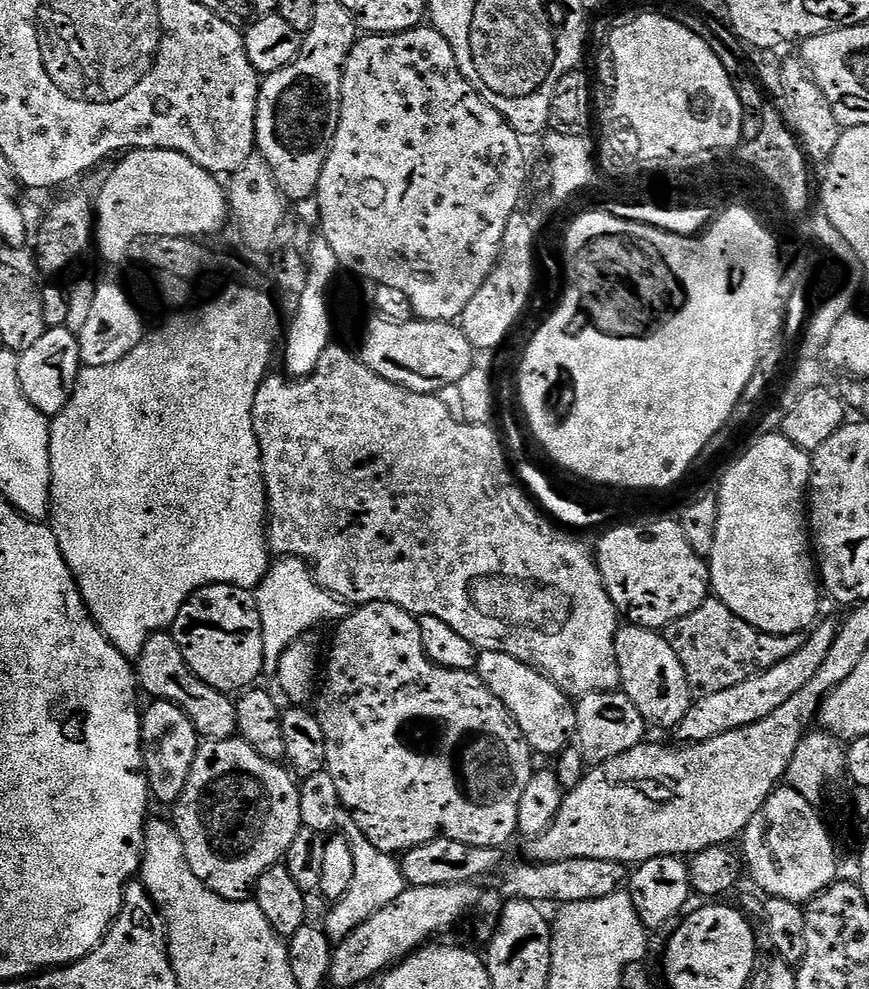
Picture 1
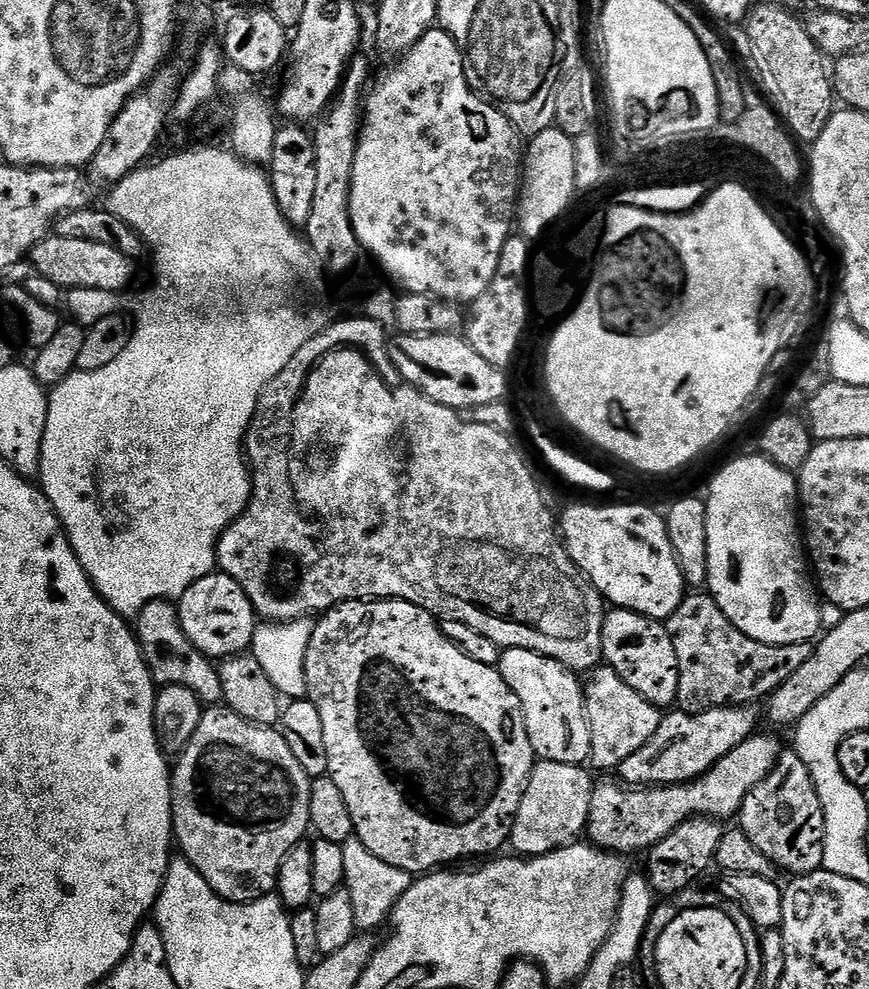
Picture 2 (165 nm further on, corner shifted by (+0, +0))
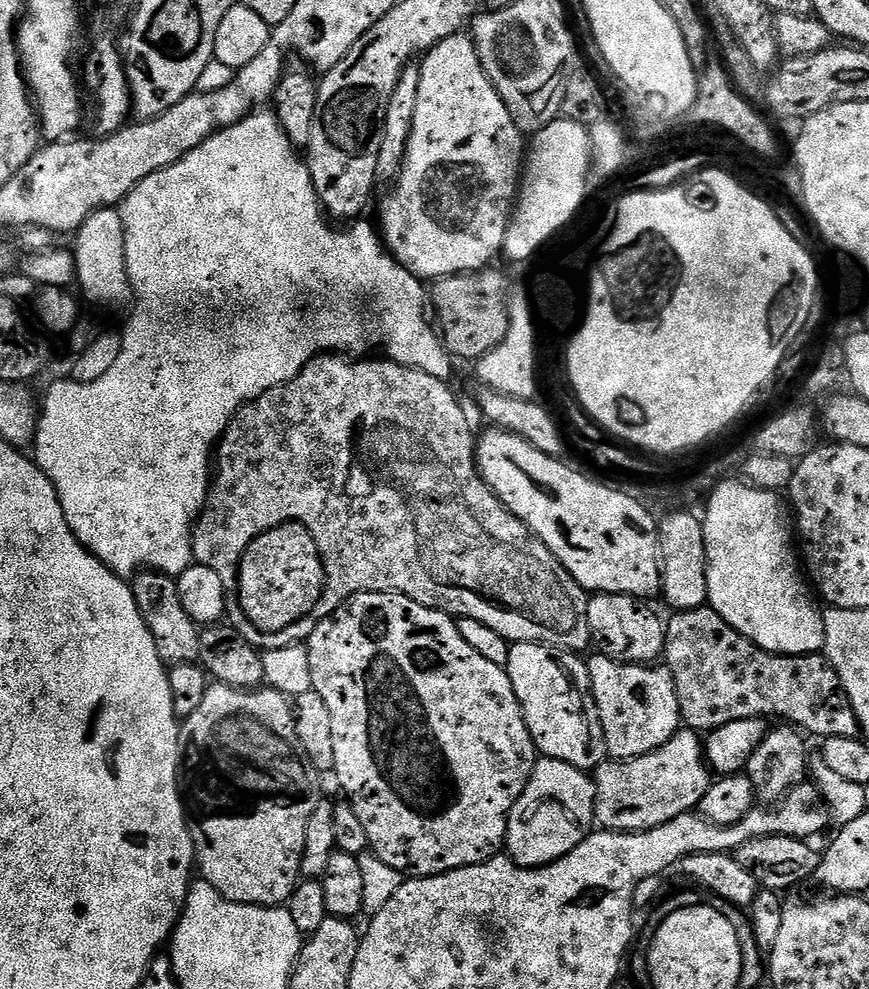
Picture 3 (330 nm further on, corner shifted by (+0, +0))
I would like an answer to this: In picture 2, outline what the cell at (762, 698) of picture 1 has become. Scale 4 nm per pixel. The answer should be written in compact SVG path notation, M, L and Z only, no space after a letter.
M732 706L727 710L713 710L699 712L691 716L689 712L672 710L661 719L658 730L638 754L630 754L626 762L622 762L618 769L619 779L628 786L669 786L671 784L689 784L691 780L697 780L699 776L705 776L722 758L734 750L742 742L754 735L757 731L756 723L762 720L762 716L756 713L752 706Z

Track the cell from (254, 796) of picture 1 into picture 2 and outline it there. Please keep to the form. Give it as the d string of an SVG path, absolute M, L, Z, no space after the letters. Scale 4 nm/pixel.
M212 706L201 715L198 730L194 730L194 738L190 738L190 742L185 746L184 751L179 753L177 760L180 761L177 764L175 761L170 772L172 777L172 831L179 851L180 848L184 851L181 852L183 859L189 860L194 870L198 870L198 874L202 874L202 878L206 878L208 885L224 900L235 904L249 904L263 896L273 895L276 892L276 879L286 854L290 854L292 847L305 839L304 835L307 832L309 834L311 825L310 800L313 777L308 776L306 770L302 770L298 758L294 758L294 750L290 750L283 731L272 726L252 724L227 706Z

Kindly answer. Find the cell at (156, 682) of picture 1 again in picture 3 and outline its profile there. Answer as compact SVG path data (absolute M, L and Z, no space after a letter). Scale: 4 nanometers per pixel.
M141 570L131 577L130 583L134 598L138 602L138 610L150 634L154 634L160 657L169 665L199 661L201 629L190 618L190 614L186 614L182 598L178 598L175 579L165 576L163 572Z

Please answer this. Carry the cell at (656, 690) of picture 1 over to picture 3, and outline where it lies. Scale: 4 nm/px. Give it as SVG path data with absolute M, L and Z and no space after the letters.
M613 592L593 595L588 601L588 621L595 651L621 664L651 665L659 661L664 655L666 624L648 604L651 603L635 596L619 596Z

